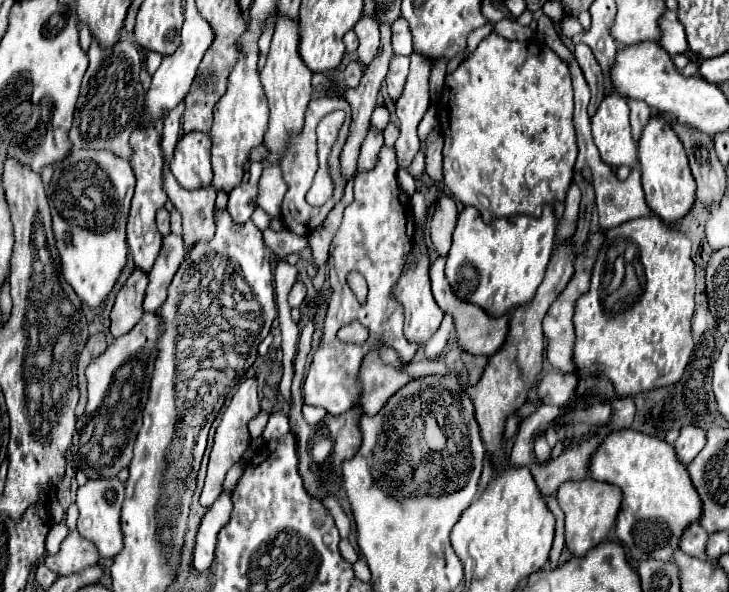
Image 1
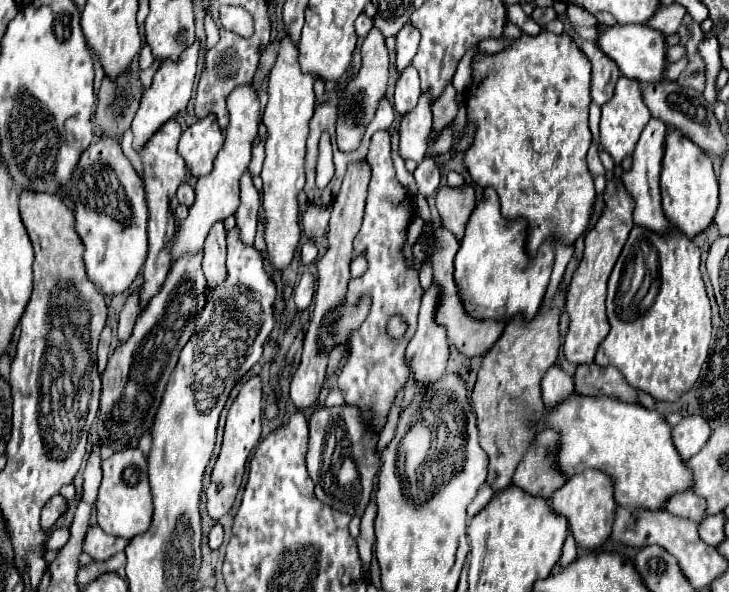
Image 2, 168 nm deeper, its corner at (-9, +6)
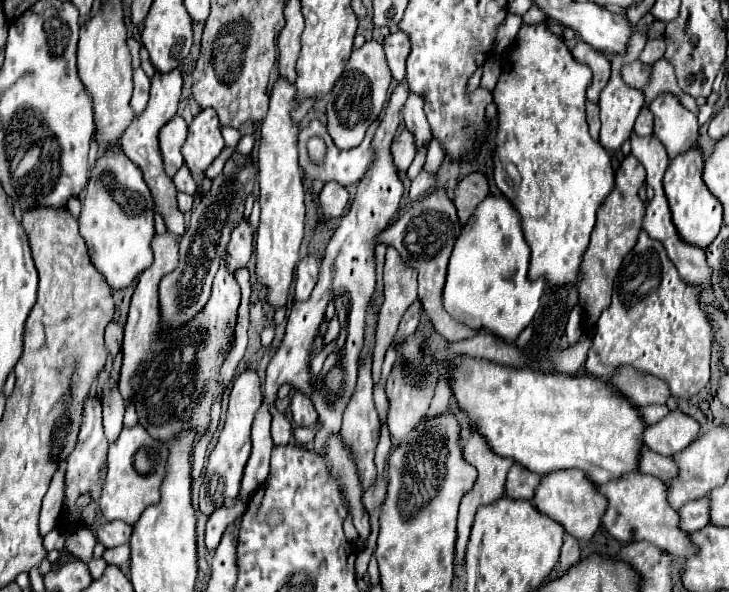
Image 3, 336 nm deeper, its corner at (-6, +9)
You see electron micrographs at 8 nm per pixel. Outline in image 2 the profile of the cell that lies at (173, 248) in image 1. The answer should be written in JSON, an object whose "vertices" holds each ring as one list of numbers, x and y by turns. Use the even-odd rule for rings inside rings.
{"vertices":[[249,83,249,85,233,89,233,93,227,99,227,111,229,111,229,125,225,129,225,145,215,159,213,171,207,177,199,177,195,183,195,203,189,209,187,219,179,223,173,243,171,243,171,251,169,251,171,263,175,263,185,253,197,255,203,247,209,227,215,221,233,215,239,207,239,179,247,171,247,165,251,161,253,141,255,141,259,125,261,125,261,105,259,105,255,87]]}

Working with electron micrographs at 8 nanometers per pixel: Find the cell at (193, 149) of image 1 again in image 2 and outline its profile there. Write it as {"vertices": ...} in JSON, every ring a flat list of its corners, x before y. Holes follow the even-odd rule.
{"vertices":[[207,115,205,119,199,119,197,123,193,123,179,139,179,155,185,159,185,165,193,177,205,177,211,173,213,161,221,147,223,147,223,133,213,115]]}

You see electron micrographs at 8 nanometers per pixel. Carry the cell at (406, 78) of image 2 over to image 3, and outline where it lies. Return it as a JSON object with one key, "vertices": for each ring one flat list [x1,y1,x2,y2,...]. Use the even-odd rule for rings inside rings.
{"vertices":[[410,94,404,108,402,108,402,118,404,118,404,126,412,132,414,142,416,142,416,150,422,150,430,144,432,140,432,128,426,120,426,114,422,110,422,98,416,94]]}

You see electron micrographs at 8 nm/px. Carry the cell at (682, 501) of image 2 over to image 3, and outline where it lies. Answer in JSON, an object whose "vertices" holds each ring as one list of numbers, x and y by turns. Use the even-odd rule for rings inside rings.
{"vertices":[[642,444,640,454,638,454,638,470,646,472,646,474,652,474,652,476,658,476,666,484,676,476,674,460,670,460,668,456,660,456,660,454,652,452,646,444]]}

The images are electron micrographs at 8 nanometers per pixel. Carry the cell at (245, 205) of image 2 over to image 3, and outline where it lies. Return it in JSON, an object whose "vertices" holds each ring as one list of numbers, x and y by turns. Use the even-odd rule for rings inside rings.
{"vertices":[[242,220,230,238,230,244,226,248,226,268,230,274,244,268,252,256,252,230,246,220]]}

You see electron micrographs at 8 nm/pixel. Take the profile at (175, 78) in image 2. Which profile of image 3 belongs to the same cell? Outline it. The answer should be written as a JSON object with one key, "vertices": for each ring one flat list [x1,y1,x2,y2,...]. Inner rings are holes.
{"vertices":[[180,68,174,70,174,72,168,72,168,74,156,72,154,78,152,78,150,100,148,100,144,112,136,118,136,122,124,132,124,136,120,140,122,152,142,170,144,180,150,186,150,192,152,192,154,202,156,202,156,212,162,214,166,228,172,234,176,234,178,238,182,238,186,234,186,216,178,210,178,202,176,202,178,190,176,190,172,178,168,178,166,172,164,172,164,160,162,160,162,152,160,152,160,144,158,144,158,132,170,118,174,118,174,114,178,110,180,94,182,94,182,72,180,72]]}

